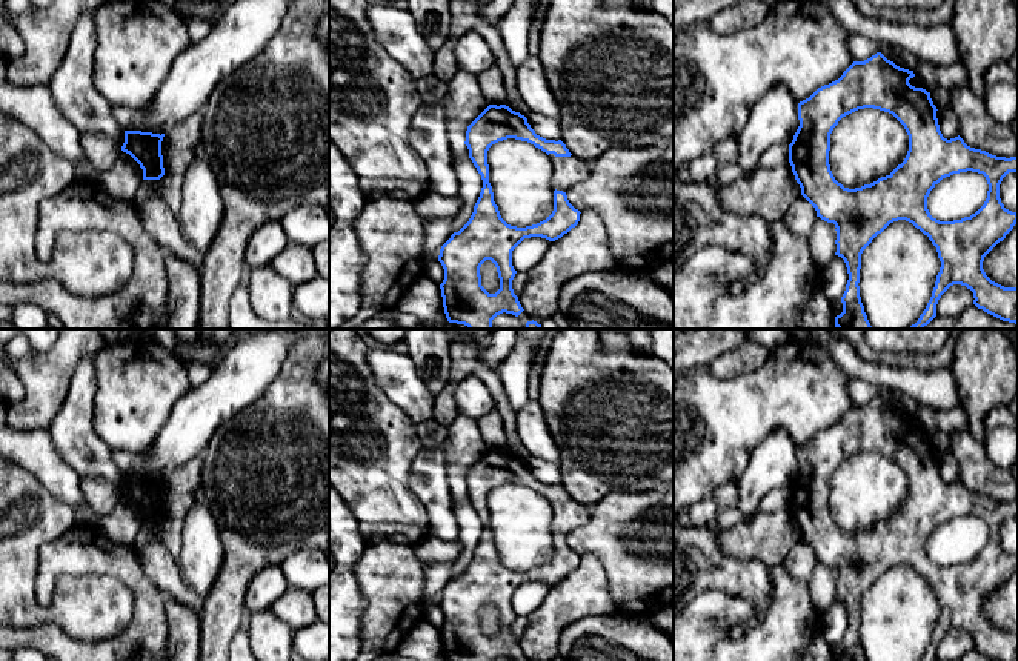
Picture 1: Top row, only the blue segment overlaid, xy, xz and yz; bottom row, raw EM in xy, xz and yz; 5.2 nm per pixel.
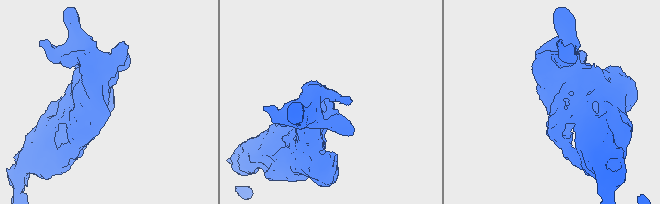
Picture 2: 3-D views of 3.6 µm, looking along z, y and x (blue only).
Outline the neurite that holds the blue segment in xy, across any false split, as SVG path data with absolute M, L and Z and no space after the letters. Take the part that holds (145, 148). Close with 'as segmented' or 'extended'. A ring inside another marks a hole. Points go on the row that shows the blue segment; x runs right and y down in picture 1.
M125 131L121 151L143 169L143 180L160 180L165 175L161 141L165 134Z; as segmented

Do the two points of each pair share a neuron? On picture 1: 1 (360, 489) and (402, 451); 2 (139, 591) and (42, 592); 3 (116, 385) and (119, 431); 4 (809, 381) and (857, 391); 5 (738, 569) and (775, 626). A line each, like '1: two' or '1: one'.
1: one
2: one
3: one
4: two
5: two

